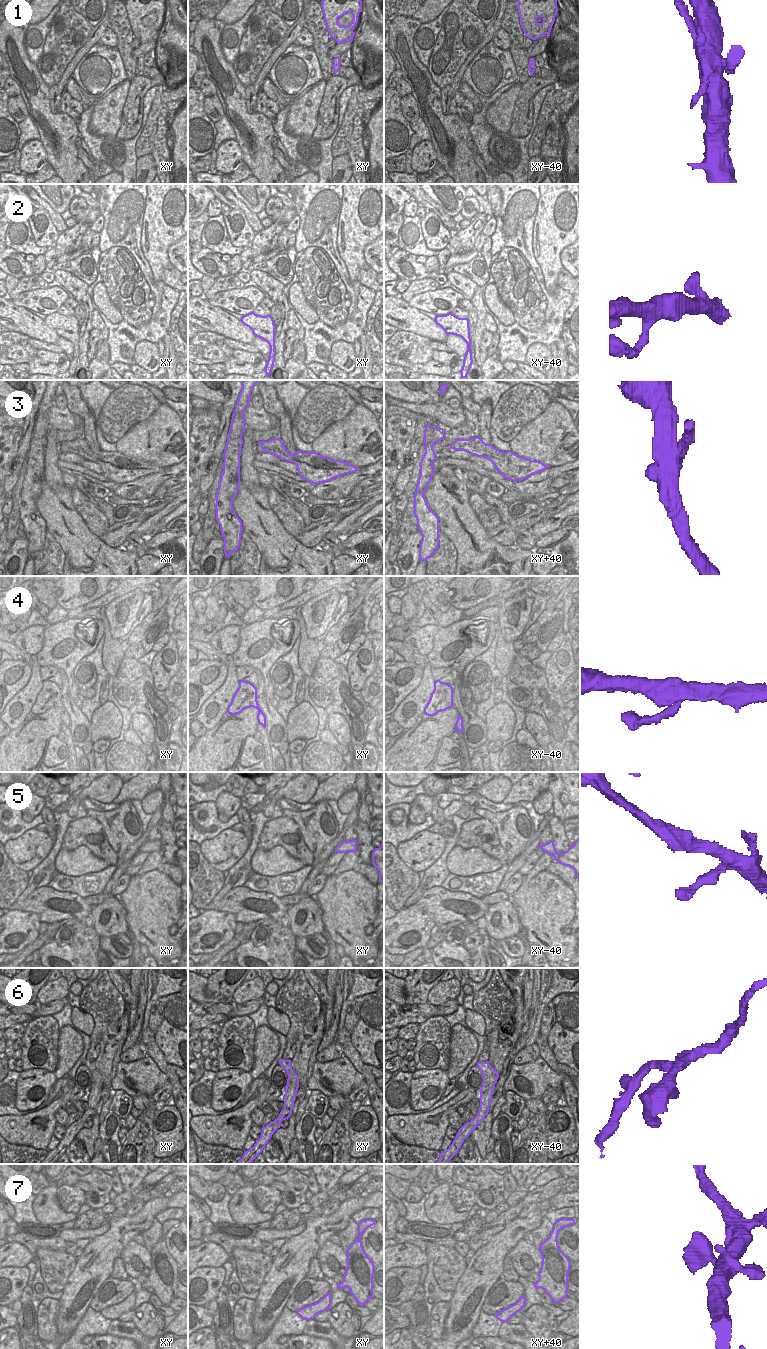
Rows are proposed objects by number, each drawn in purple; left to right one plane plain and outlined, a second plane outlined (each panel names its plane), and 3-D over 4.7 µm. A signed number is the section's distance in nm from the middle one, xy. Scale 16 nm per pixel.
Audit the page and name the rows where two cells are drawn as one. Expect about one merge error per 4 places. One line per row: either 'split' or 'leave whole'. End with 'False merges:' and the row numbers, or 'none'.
1: split
2: leave whole
3: split
4: leave whole
5: leave whole
6: leave whole
7: leave whole
False merges: 1, 3

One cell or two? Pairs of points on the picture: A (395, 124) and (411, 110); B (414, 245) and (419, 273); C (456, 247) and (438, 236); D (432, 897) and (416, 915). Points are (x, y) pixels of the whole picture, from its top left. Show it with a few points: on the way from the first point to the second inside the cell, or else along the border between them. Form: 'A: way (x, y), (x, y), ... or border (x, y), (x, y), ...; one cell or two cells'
A: border (400, 97), (401, 113), (408, 122); two cells
B: border (400, 248), (409, 254); two cells
C: border (452, 234), (447, 245); two cells
D: border (416, 903), (427, 911), (436, 923); two cells

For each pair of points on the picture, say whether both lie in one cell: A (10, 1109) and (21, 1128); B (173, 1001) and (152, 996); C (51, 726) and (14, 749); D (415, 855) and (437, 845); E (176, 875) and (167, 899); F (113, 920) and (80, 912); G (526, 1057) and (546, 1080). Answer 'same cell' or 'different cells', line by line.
A: different cells
B: different cells
C: same cell
D: same cell
E: different cells
F: different cells
G: different cells

